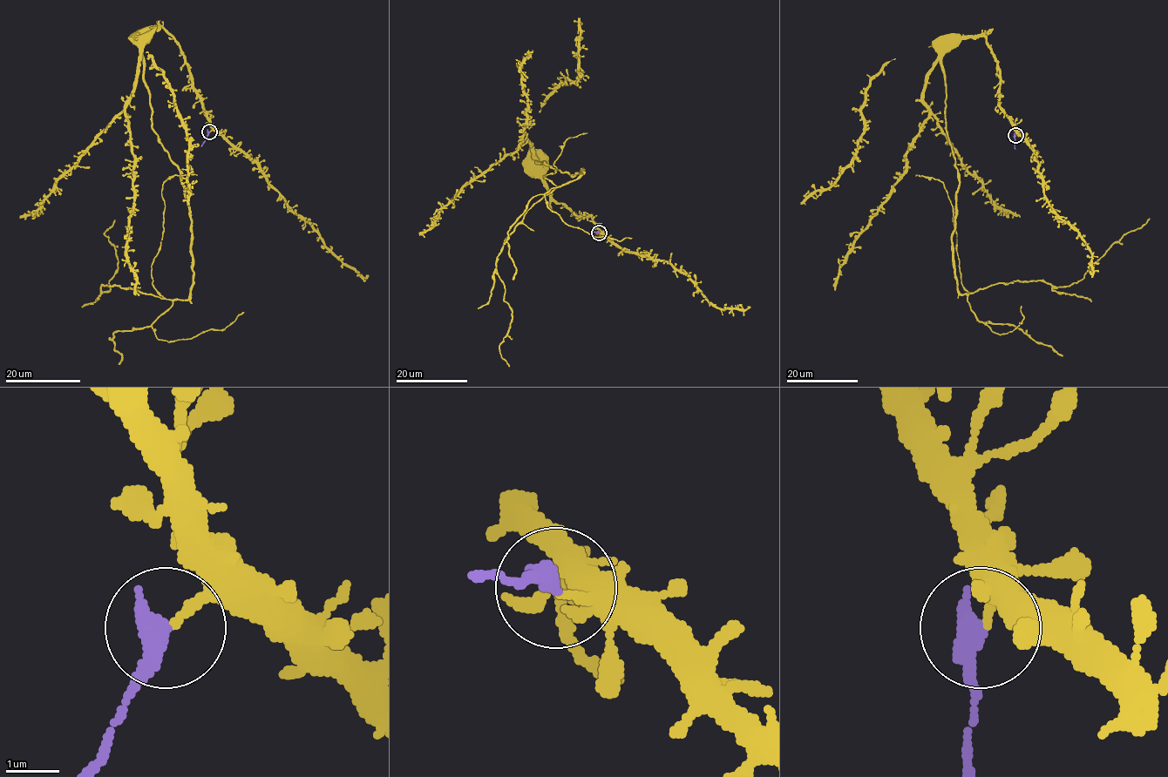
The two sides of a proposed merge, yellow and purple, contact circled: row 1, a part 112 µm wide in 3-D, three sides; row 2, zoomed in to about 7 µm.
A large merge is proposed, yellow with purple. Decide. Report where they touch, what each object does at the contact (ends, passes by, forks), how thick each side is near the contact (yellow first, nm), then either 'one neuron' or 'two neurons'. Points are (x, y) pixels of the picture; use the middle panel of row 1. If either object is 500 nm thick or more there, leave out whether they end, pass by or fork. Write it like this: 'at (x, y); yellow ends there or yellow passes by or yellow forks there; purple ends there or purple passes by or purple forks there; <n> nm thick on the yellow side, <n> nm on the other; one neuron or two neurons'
at (599, 233); yellow ends there; purple ends there; 150 nm thick on the yellow side, 460 nm on the other; two neurons

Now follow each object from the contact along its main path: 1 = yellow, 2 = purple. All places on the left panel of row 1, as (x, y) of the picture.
1: (209, 132), (180, 45), (152, 29), (145, 85), (192, 222), (190, 295), (102, 291), (114, 219)
2: (209, 132), (200, 146)

